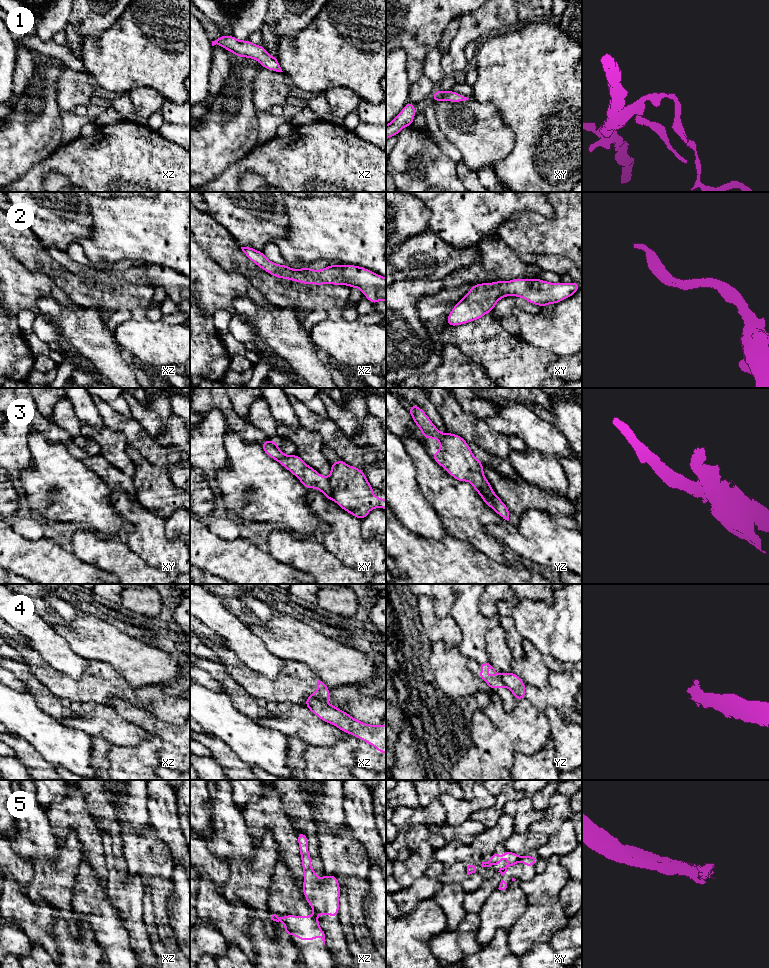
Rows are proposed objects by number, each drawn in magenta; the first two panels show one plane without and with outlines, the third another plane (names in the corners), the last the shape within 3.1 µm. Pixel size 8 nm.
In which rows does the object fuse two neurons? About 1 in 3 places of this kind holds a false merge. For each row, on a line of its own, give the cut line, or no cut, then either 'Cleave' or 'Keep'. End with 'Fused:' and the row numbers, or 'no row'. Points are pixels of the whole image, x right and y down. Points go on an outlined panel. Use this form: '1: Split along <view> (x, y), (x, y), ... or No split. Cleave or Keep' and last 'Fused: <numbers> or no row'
1: No split. Keep
2: No split. Keep
3: Split along xy (327, 478), (330, 484), (332, 499). Cleave
4: Split along xz (309, 696), (325, 701). Cleave
5: Split along xy (522, 856), (518, 860). Cleave
Fused: 3, 4, 5

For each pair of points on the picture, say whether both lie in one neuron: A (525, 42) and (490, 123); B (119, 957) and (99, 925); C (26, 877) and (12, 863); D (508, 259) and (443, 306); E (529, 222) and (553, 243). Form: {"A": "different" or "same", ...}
{"A": "different", "B": "same", "C": "same", "D": "same", "E": "same"}

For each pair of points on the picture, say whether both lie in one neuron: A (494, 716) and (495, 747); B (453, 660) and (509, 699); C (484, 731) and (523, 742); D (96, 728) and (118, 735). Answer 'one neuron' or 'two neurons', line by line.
A: two neurons
B: two neurons
C: two neurons
D: one neuron

